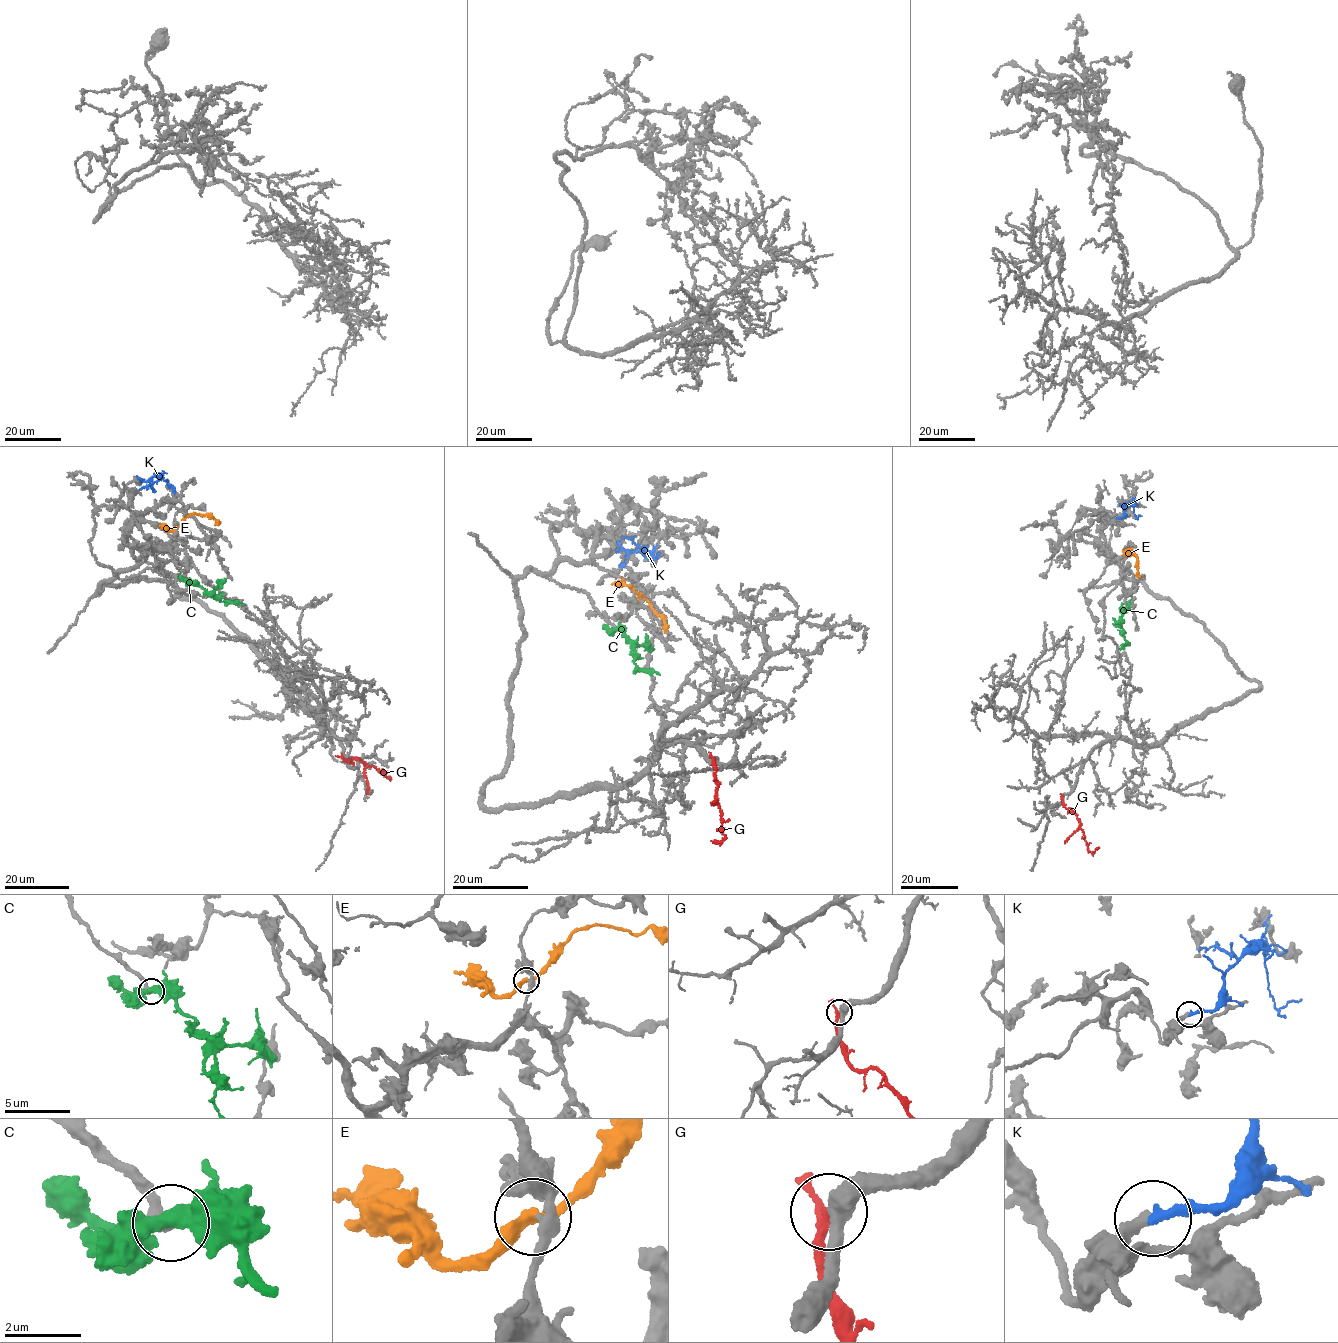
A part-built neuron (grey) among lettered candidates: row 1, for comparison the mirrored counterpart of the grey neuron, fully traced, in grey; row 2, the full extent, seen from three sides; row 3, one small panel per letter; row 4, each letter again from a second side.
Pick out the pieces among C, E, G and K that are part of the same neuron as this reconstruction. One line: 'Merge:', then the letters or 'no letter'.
Merge: C, E, G

